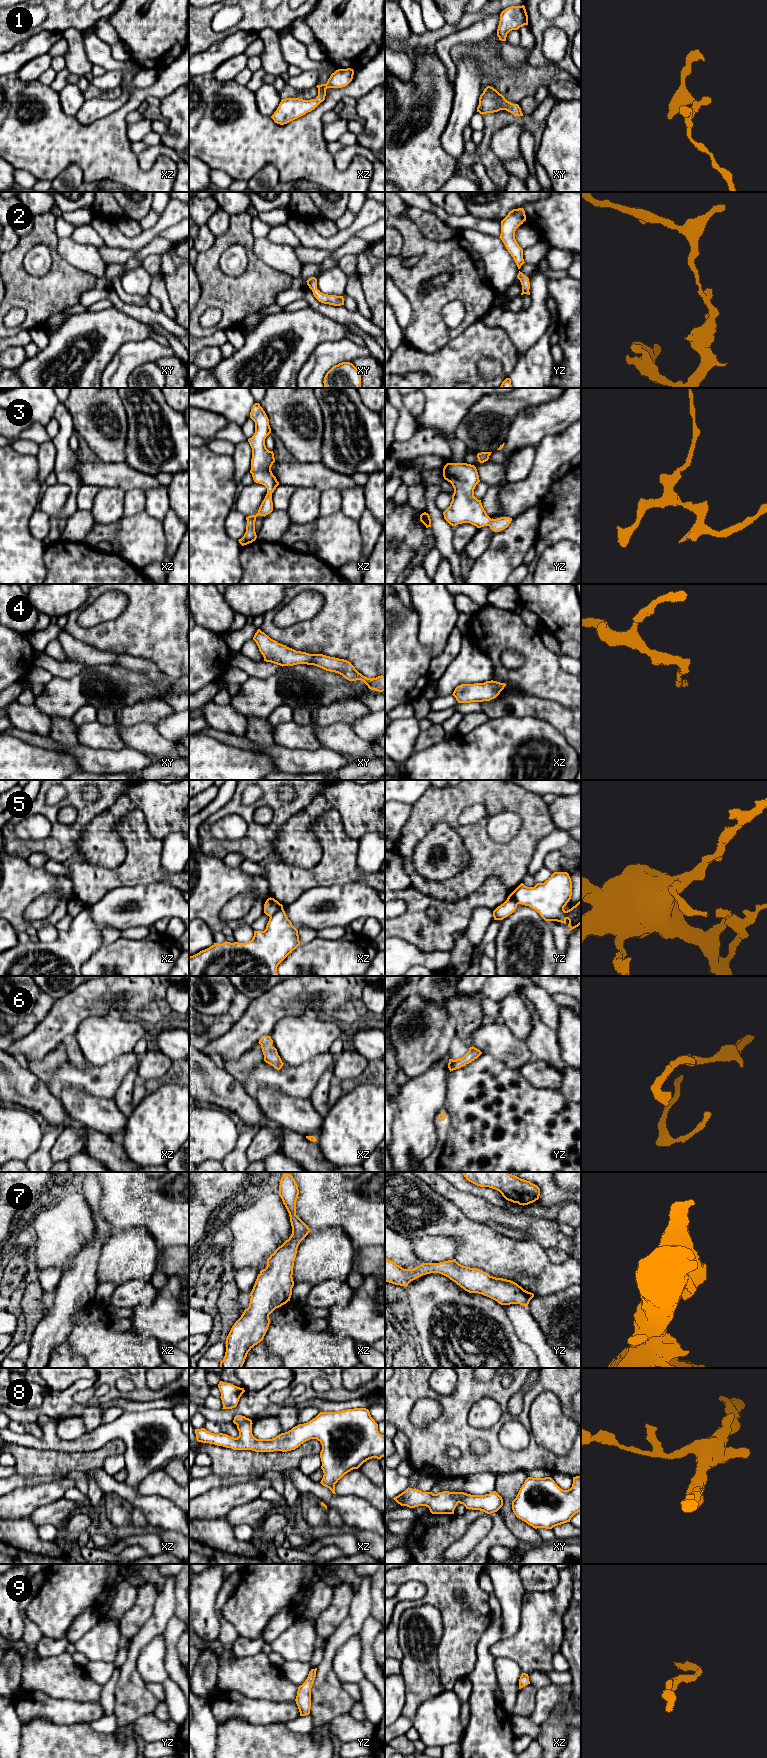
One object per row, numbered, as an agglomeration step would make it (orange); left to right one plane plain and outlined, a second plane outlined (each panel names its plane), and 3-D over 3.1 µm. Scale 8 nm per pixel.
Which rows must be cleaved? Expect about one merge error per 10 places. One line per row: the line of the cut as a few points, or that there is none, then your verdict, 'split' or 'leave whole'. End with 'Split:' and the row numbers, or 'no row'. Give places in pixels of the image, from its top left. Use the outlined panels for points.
1: no cut | leave whole
2: no cut | leave whole
3: no cut | leave whole
4: no cut | leave whole
5: xz (282, 906), (270, 917) | split
6: no cut | leave whole
7: no cut | leave whole
8: no cut | leave whole
9: no cut | leave whole
Split: 5

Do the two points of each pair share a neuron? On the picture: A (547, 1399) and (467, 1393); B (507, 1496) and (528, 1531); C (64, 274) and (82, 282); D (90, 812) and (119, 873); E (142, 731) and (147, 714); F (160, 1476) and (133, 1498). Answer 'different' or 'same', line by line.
A: different
B: same
C: same
D: same
E: different
F: different

